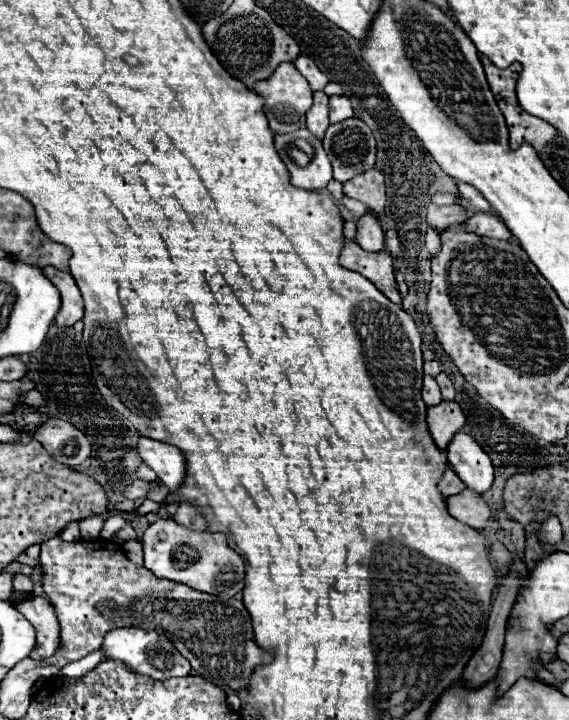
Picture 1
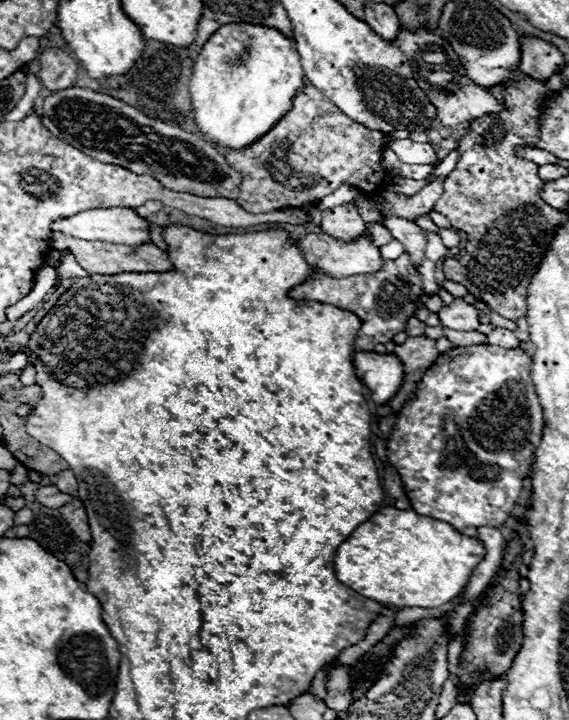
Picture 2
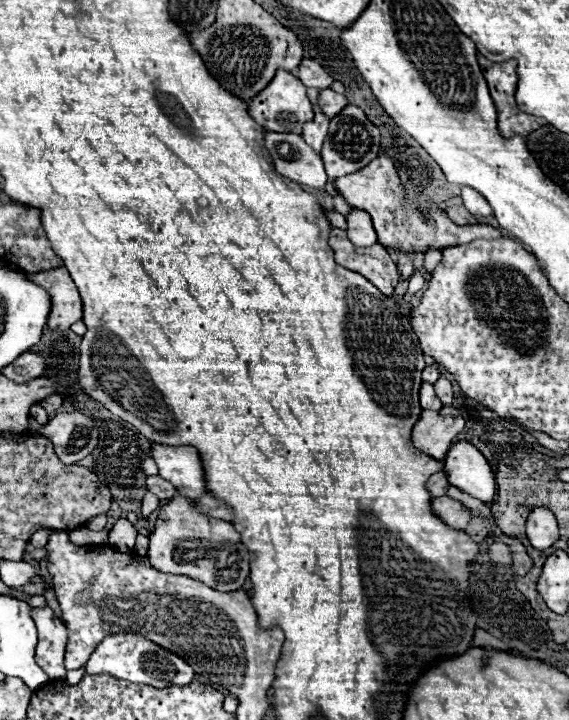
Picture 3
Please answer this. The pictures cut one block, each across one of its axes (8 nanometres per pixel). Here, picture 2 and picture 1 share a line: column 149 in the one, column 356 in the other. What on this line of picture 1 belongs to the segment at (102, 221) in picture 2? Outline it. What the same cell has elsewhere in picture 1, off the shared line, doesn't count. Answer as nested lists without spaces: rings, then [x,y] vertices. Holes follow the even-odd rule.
[[[366,214],[356,222],[356,242],[368,252],[384,250],[384,230],[372,214]]]

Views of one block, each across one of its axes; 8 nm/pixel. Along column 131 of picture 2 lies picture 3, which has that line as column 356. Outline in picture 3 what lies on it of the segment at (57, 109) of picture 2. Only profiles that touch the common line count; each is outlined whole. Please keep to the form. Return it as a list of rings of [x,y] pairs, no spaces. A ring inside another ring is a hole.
[[[348,104],[346,110],[342,110],[342,114],[338,114],[336,118],[330,118],[328,136],[320,152],[326,174],[330,178],[338,178],[338,176],[346,176],[356,170],[362,170],[368,162],[372,162],[378,156],[378,152],[380,152],[380,130],[366,118],[366,114],[358,106]]]

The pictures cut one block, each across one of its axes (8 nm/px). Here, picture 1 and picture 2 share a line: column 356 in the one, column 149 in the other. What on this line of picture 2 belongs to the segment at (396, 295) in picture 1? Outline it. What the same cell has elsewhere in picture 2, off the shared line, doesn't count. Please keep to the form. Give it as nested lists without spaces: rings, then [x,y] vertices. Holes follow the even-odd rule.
[[[54,232],[52,236],[52,246],[56,250],[70,250],[76,258],[76,262],[88,272],[88,274],[122,274],[122,272],[168,272],[174,270],[170,258],[166,252],[156,248],[154,244],[144,244],[144,246],[124,246],[124,244],[110,244],[110,242],[88,242],[88,240],[78,240],[70,238],[62,232]]]

